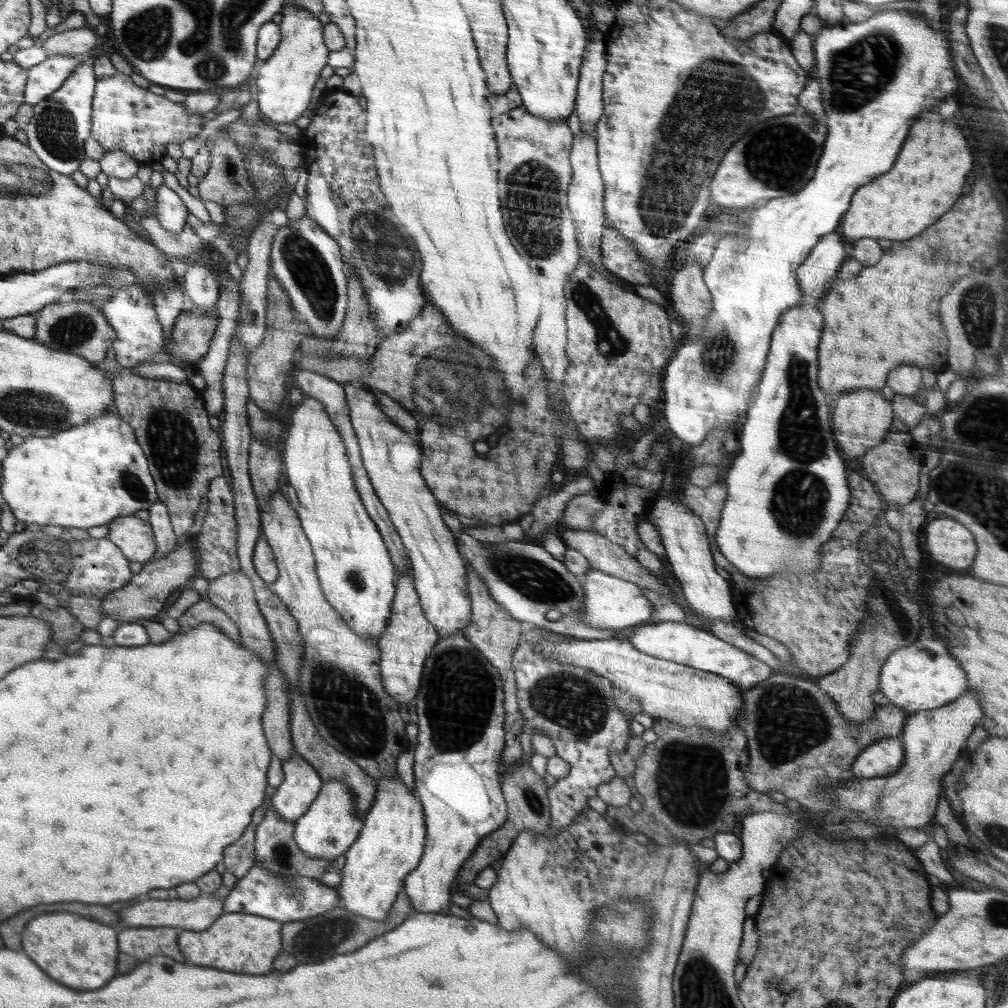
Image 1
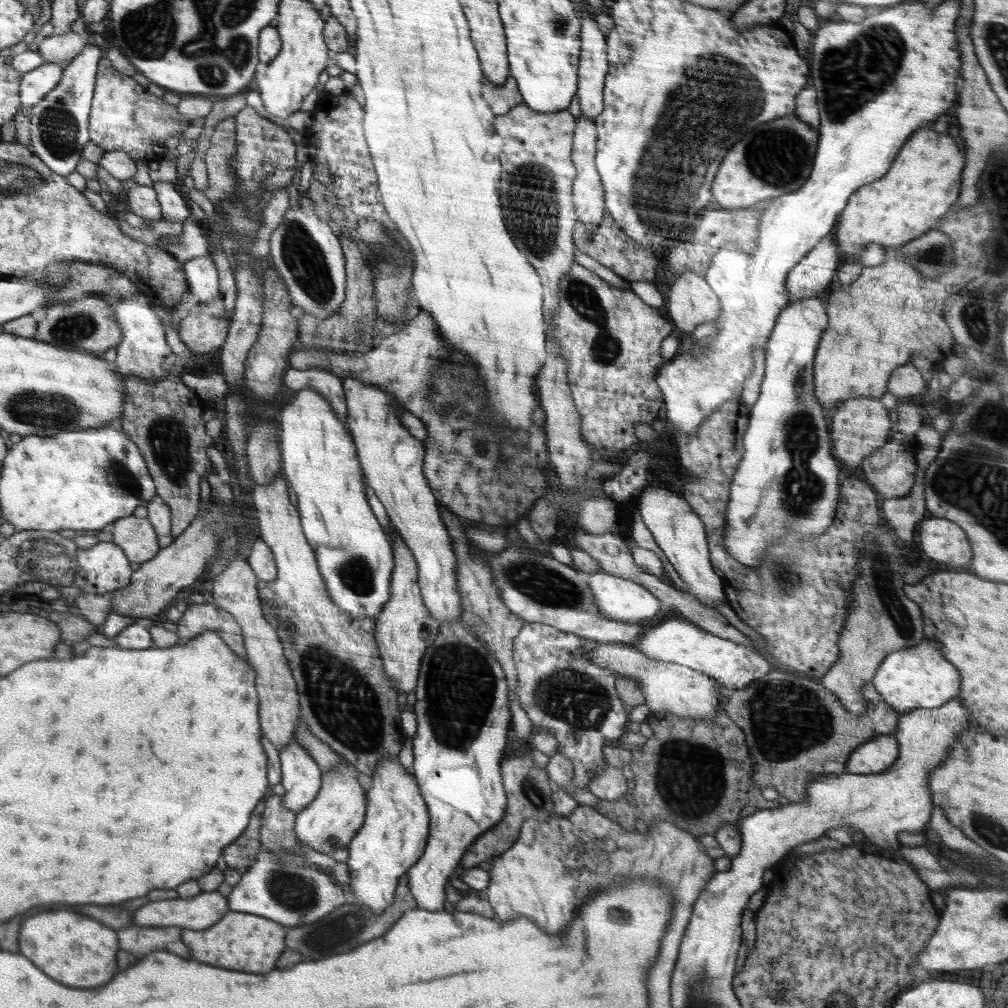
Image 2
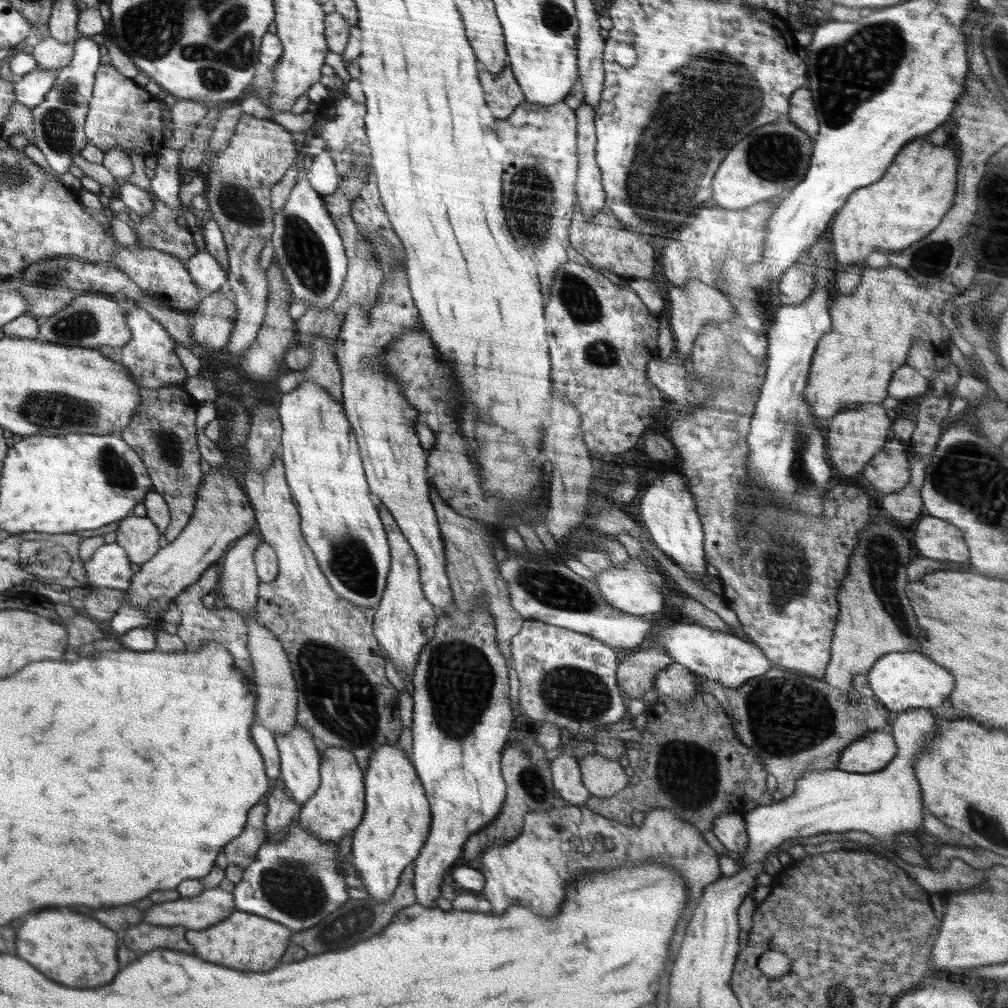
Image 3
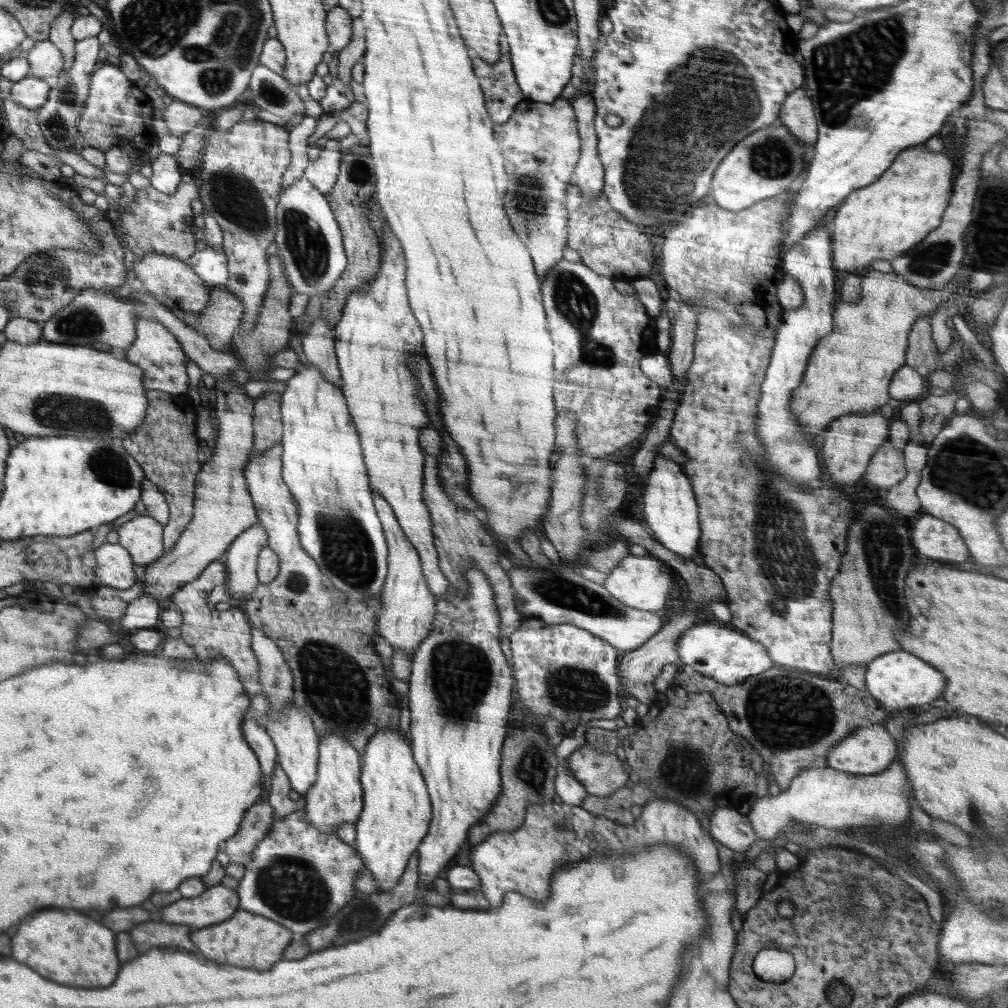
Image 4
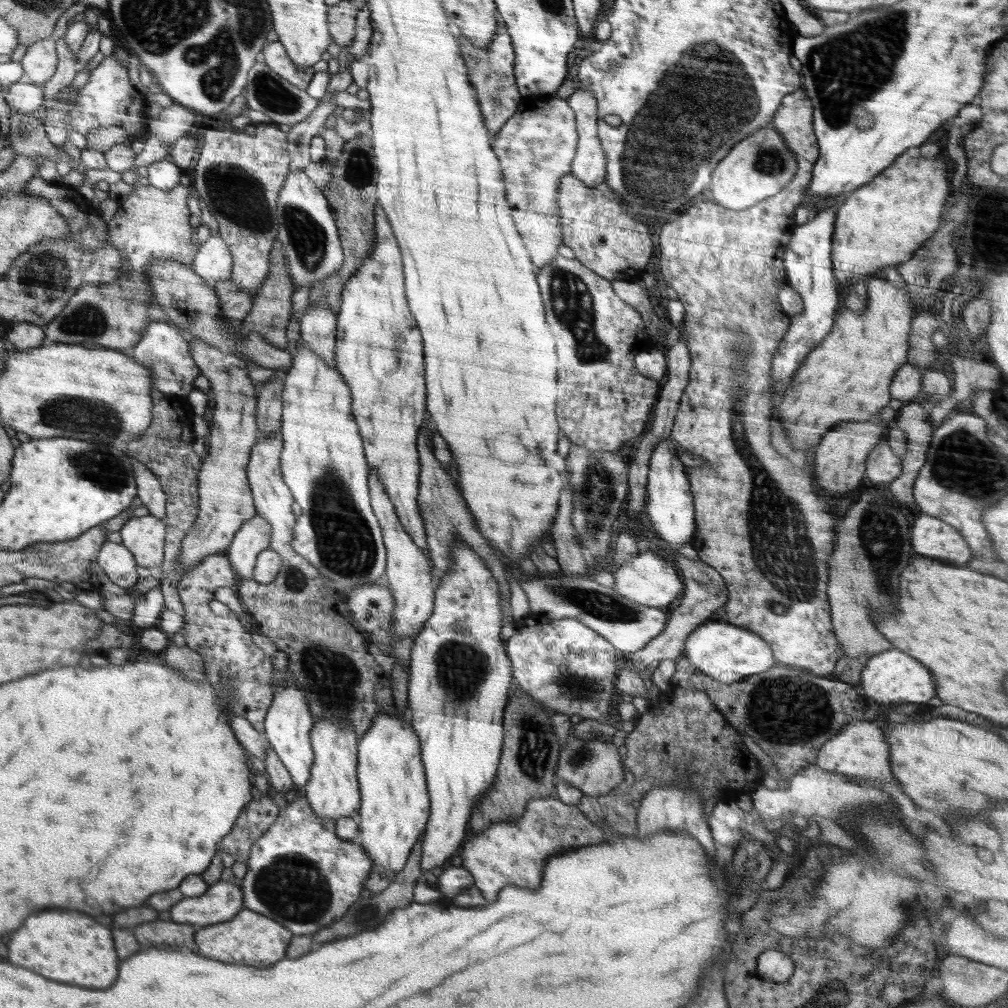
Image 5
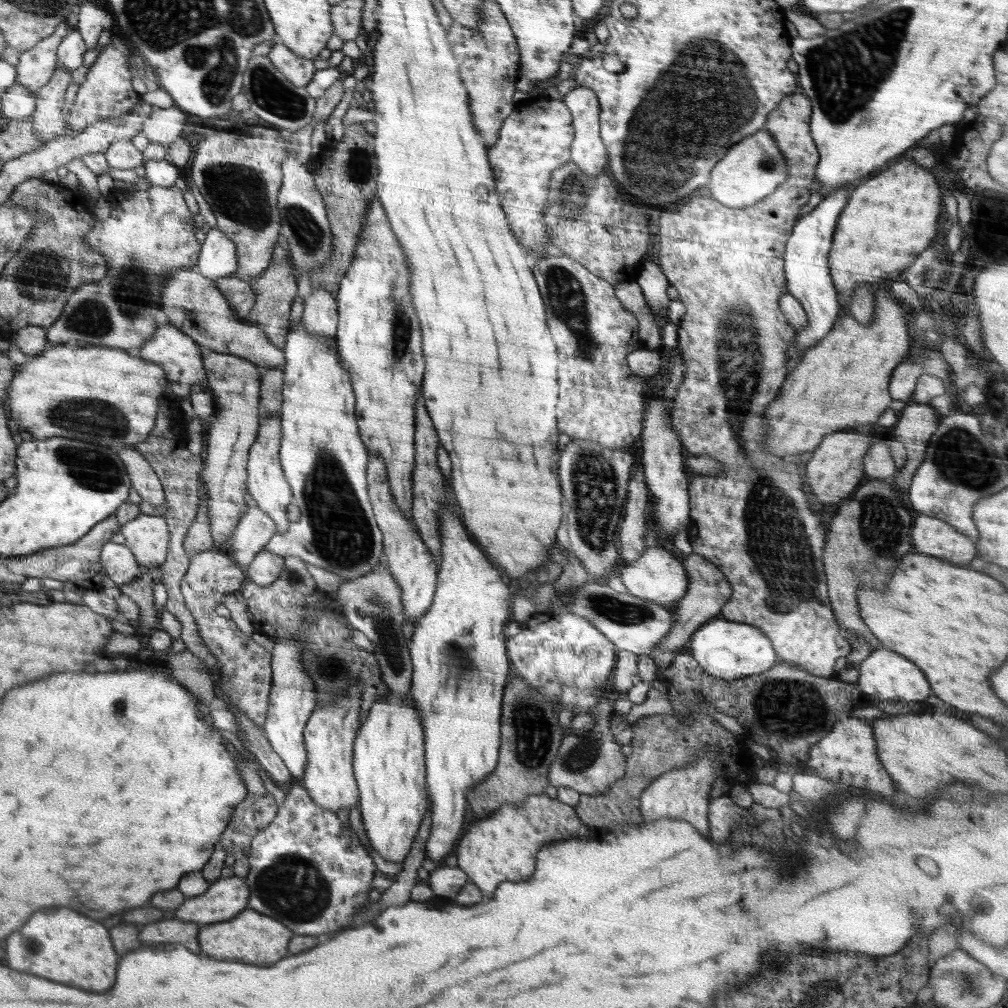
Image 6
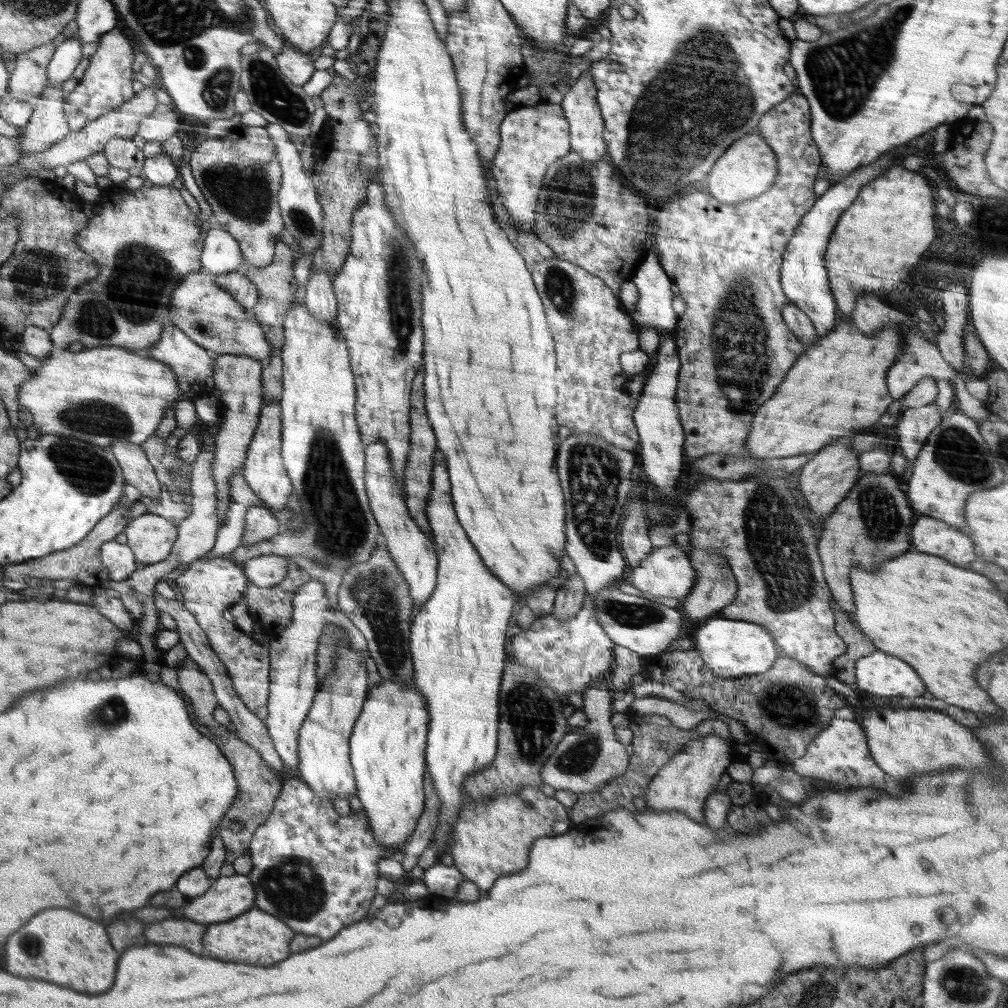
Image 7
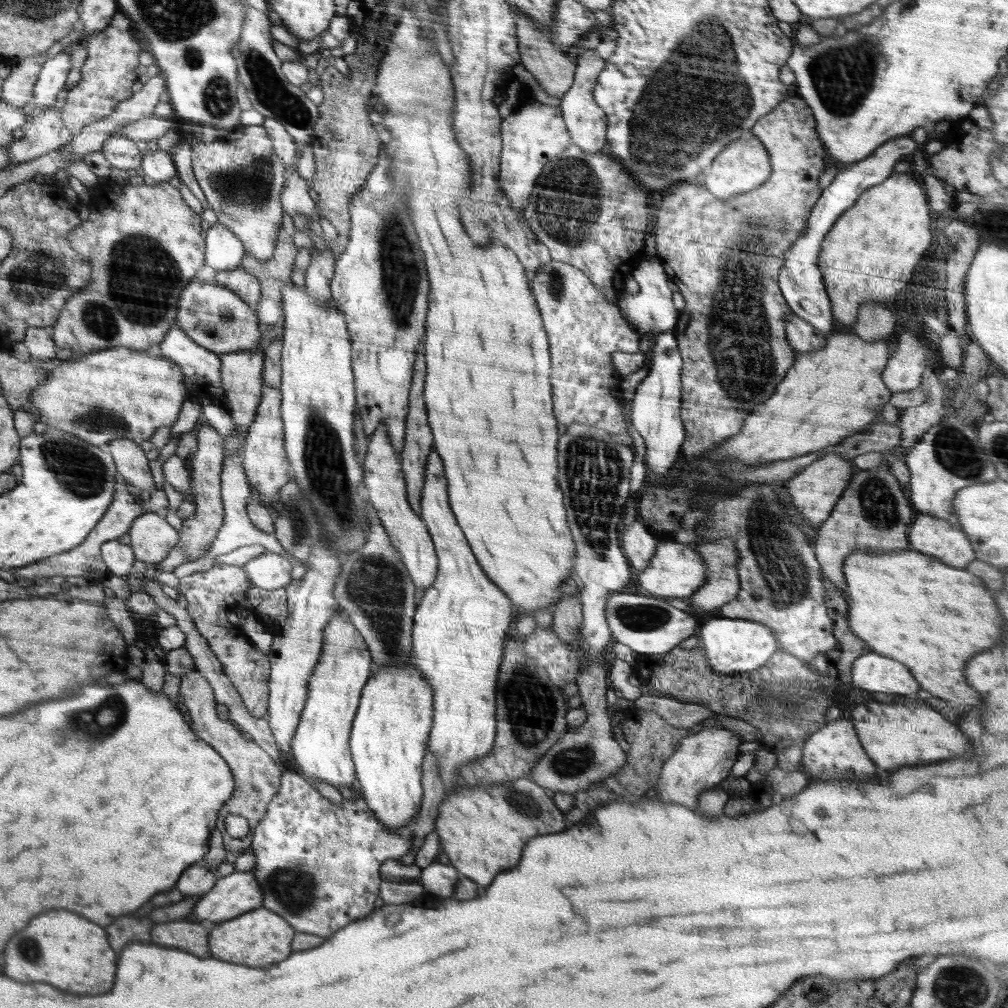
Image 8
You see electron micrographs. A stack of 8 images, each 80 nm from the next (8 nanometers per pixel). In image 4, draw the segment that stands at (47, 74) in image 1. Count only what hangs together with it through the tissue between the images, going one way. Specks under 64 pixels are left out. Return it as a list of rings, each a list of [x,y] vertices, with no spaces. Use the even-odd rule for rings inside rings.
[[[26,76],[17,80],[10,90],[12,100],[30,110],[38,110],[45,104],[49,93],[52,92],[48,79],[35,76]]]

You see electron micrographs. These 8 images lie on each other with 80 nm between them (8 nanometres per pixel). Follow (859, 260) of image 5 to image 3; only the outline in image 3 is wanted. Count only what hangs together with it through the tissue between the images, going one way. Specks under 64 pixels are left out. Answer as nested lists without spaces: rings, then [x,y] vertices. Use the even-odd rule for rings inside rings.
[[[930,136],[910,142],[875,184],[850,194],[834,217],[829,241],[835,269],[862,265],[873,252],[898,252],[930,234],[946,216],[956,194],[956,152],[932,146]]]

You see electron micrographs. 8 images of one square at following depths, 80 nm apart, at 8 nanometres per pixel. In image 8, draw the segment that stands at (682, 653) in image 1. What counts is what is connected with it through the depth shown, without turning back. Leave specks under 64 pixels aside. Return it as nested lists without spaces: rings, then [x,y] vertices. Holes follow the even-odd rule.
[[[724,617],[714,618],[710,622],[701,622],[696,636],[707,652],[706,658],[710,666],[721,675],[761,669],[778,651],[778,642],[770,627],[746,619]]]

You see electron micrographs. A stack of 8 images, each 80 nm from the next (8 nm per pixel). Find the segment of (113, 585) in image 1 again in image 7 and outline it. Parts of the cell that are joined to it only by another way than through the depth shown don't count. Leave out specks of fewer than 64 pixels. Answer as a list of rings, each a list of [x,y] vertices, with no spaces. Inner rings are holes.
[[[113,541],[102,545],[102,562],[109,568],[110,578],[113,581],[125,581],[136,570],[132,548],[127,544],[118,544]]]

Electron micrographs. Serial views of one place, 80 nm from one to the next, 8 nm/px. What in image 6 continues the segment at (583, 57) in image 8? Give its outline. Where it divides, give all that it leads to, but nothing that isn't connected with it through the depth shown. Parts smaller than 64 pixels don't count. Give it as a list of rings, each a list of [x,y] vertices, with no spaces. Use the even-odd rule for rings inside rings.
[[[578,85],[565,95],[563,103],[568,107],[572,115],[572,126],[574,127],[574,138],[571,144],[572,162],[578,166],[580,172],[586,172],[588,176],[602,174],[602,172],[607,171],[608,155],[599,133],[600,105],[597,94],[587,86]]]

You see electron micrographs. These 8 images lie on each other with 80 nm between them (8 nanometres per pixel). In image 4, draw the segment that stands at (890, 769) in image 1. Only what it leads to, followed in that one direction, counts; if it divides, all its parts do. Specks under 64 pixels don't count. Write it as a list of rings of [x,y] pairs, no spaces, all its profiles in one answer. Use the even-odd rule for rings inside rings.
[[[880,724],[858,727],[856,730],[853,730],[853,733],[839,740],[839,743],[826,753],[825,757],[828,767],[843,773],[876,775],[886,771],[892,764],[892,761],[897,758],[895,741],[891,734],[888,734],[886,729]]]

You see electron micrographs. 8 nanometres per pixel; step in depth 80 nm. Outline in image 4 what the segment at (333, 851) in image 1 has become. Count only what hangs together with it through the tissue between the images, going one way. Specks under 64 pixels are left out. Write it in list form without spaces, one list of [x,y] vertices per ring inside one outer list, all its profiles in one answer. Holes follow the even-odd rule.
[[[334,733],[319,736],[319,759],[313,788],[304,796],[305,812],[314,828],[335,833],[340,824],[358,820],[363,809],[363,788],[360,782],[361,756],[344,737]]]

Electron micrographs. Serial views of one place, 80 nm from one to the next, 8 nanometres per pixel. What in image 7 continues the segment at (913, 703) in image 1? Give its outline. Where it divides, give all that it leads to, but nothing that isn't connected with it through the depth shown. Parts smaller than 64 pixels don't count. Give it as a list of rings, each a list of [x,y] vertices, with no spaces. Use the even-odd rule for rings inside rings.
[[[872,651],[860,658],[855,668],[855,688],[878,697],[922,697],[928,692],[918,674],[892,654]]]

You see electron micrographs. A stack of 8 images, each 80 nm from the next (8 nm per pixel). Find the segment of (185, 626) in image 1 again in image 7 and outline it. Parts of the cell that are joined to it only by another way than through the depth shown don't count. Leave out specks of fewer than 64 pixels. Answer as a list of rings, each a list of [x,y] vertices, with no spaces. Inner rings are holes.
[[[201,556],[191,562],[188,568],[175,579],[176,585],[184,598],[184,607],[197,620],[204,635],[208,638],[211,650],[226,668],[231,678],[238,698],[244,702],[247,709],[263,723],[269,712],[269,648],[258,644],[250,635],[242,632],[234,622],[222,617],[224,610],[229,610],[231,604],[243,599],[243,592],[250,583],[243,567],[228,559],[227,556]]]

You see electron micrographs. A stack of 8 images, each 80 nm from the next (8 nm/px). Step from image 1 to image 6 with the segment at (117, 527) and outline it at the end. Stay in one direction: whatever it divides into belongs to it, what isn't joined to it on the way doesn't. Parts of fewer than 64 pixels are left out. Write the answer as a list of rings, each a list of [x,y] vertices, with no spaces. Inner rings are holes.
[[[140,513],[122,525],[119,531],[125,536],[124,545],[134,551],[138,562],[144,566],[156,568],[168,560],[172,532],[164,516]]]

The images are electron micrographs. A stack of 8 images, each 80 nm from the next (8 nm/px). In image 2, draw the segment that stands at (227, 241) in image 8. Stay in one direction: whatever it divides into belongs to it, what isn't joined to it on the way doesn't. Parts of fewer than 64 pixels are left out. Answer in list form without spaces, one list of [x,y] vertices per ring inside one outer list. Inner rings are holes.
[[[210,254],[187,260],[183,269],[190,294],[198,298],[200,303],[210,302],[219,296],[219,272]]]

